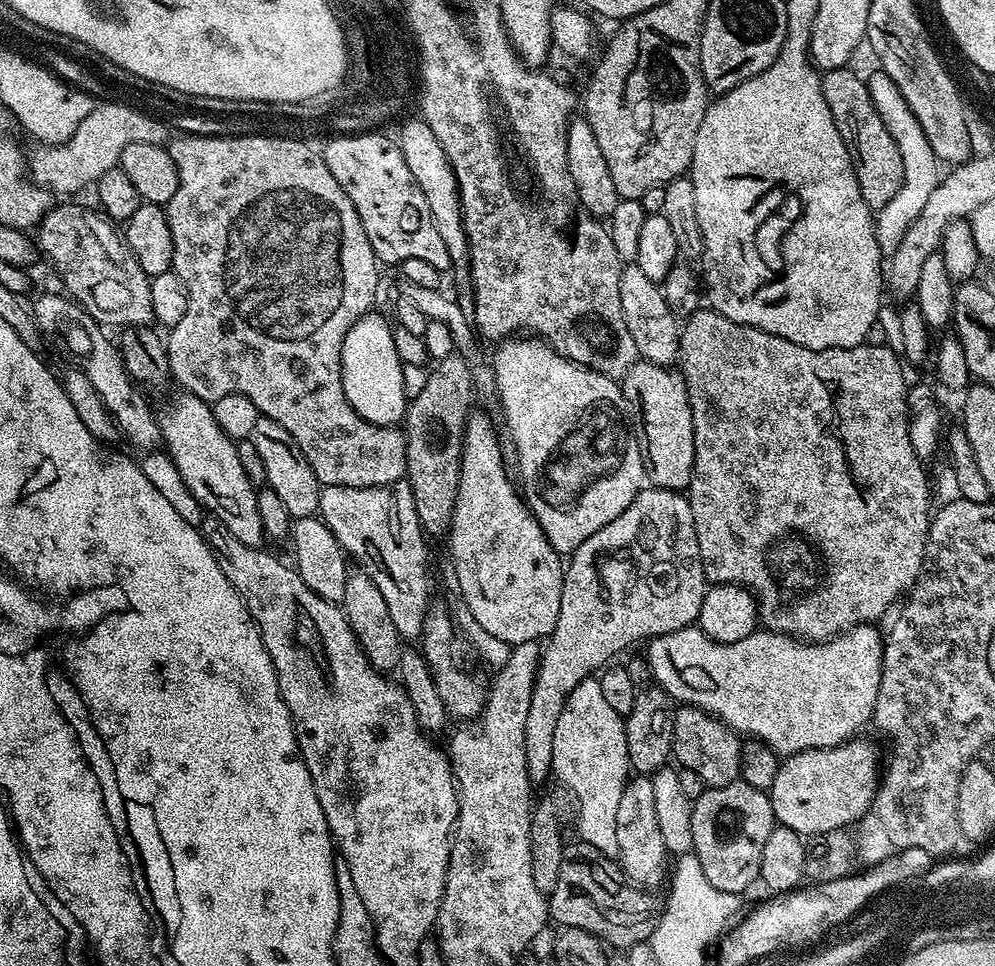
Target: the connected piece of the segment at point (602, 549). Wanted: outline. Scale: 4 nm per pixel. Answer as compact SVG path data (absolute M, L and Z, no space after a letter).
M641 487L630 506L626 506L626 510L622 510L614 522L590 534L590 538L586 538L586 542L582 542L582 546L571 553L569 560L572 561L567 561L564 569L558 622L543 645L534 694L530 694L530 711L526 714L526 770L536 786L540 786L547 776L553 775L554 729L558 727L558 718L562 718L562 710L570 693L583 680L615 661L612 659L619 652L626 651L631 644L693 627L700 619L706 591L698 534L694 530L694 510L690 510L690 502L683 491Z

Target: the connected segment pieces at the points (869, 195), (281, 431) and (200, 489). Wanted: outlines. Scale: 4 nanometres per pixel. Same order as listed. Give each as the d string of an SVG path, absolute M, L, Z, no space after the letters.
M835 68L823 73L820 85L826 106L830 106L834 126L838 126L838 134L842 134L842 142L850 154L850 162L858 178L858 190L862 190L862 198L868 208L879 210L894 198L894 194L898 194L902 186L902 158L898 154L898 146L894 146L894 138L890 138L890 130L886 130L882 118L874 110L865 77L860 77L854 68Z
M260 416L250 439L266 468L267 487L272 488L274 493L278 494L280 501L289 510L290 516L301 520L307 516L317 515L320 510L322 485L314 474L310 462L306 462L306 454L302 454L298 442L294 442L290 430L286 430L286 426L282 426L276 420Z
M180 390L177 393L177 396L169 404L158 408L160 438L167 455L171 456L174 466L178 466L178 470L182 474L182 482L207 515L216 516L218 522L222 522L222 526L226 526L226 530L230 530L230 534L234 534L234 538L238 538L238 542L259 545L265 539L265 535L256 501L257 489L252 486L250 479L246 478L246 473L242 470L236 449L237 441L232 440L224 433L222 426L218 426L212 413L212 405L189 392Z

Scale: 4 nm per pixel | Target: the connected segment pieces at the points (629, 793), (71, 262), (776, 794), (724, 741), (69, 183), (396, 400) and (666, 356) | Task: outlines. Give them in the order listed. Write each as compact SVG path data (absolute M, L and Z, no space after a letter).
M636 774L629 779L622 790L622 799L618 801L618 863L633 885L656 890L652 888L658 887L663 880L665 883L670 854L666 850L666 842L662 842L658 813L654 810L654 786L644 774Z
M60 204L49 207L44 219L38 225L38 248L50 263L56 267L60 280L64 283L63 291L101 326L120 324L121 329L146 328L155 321L154 306L150 306L150 278L138 266L138 258L130 250L121 229L95 207L83 208L80 204Z
M853 738L833 748L802 750L779 761L779 768L770 791L772 809L779 827L789 828L807 838L847 829L855 820L860 822L868 816L876 798L878 781L882 776L882 764L881 761L876 761L875 746L868 740L860 739Z
M691 706L677 707L674 718L672 755L683 770L694 770L702 778L705 788L717 788L741 779L740 750L742 740L738 733L728 728L723 720Z
M127 102L115 103L97 103L92 107L90 114L82 118L78 130L74 130L74 134L65 144L37 143L37 148L30 152L31 183L47 188L52 194L80 192L87 184L88 187L95 185L102 174L106 174L106 170L117 167L122 150L126 150L130 142L164 144L169 139L169 129L163 120L147 111L134 108Z
M369 314L350 326L342 342L340 355L340 373L342 386L350 406L366 422L378 426L396 426L405 419L406 409L410 403L402 390L402 370L404 365L394 350L392 337L393 325L387 324L380 316Z
M630 262L621 269L619 293L626 326L634 335L639 357L654 362L655 365L671 367L680 355L680 324L659 283L648 278L636 263Z

